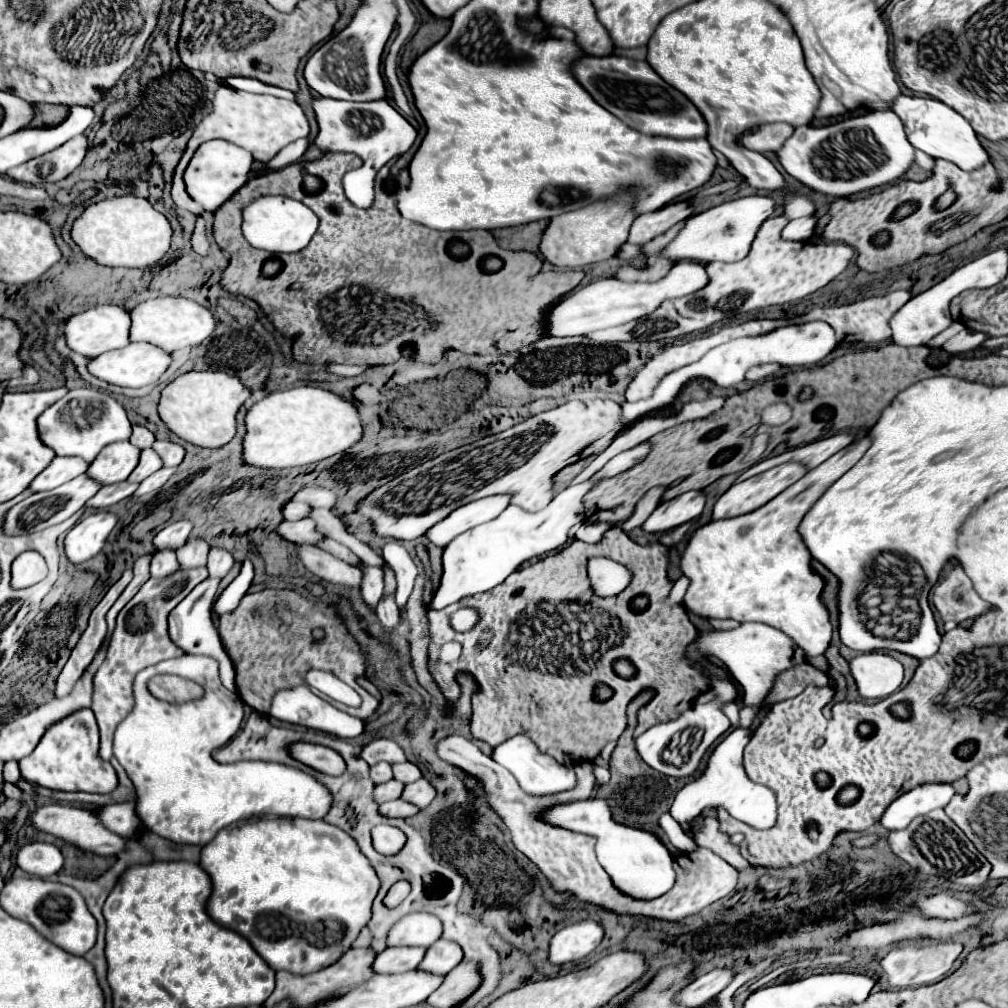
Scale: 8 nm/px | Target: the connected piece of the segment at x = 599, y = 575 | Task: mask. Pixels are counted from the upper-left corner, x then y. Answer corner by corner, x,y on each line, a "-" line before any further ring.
590,560
590,580
598,596
614,596
630,582
630,572
614,560

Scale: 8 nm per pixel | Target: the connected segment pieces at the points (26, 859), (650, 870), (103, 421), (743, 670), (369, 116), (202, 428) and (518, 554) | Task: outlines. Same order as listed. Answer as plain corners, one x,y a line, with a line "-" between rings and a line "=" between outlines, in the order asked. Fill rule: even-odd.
34,842
34,844
20,848
20,852
16,856
16,864
32,876
48,878
62,868
64,856
62,856
60,848
54,844
=
588,798
582,802
556,806
554,810
548,810
544,818
550,824
594,836
598,840
596,854
598,854
602,868
612,878
614,886
618,886
624,894
630,894
632,898
658,898
666,890
670,890
670,886
674,884
676,874
672,868
672,854
668,852
664,842
652,832
618,824
612,818
610,806
606,800
=
78,388
70,390
62,400
44,410
38,418
38,432
42,434
42,442
58,452
58,456
80,456
92,462
104,446
118,440
128,440
132,434
132,424
126,410
110,394
98,388
=
740,624
738,628
728,631
700,632
698,640
688,648
688,656
692,662
709,661
709,657
716,657
730,670
730,674
746,686
744,690
744,704
746,706
762,706
764,696
768,694
774,676
792,668
802,662
802,650
792,642
790,636
782,634
780,630
766,626
766,624
=
316,98
312,102
318,122
318,134
314,138
314,146
320,152
344,152
358,154
366,166
374,172
382,168
394,156
402,156
416,140
416,130
386,102
344,102
332,98
-
350,118
354,122
350,124
-
358,124
358,128
356,128
=
188,372
162,390
158,412
178,438
202,448
220,448
234,438
236,414
250,394
250,388
238,376
226,372
=
508,506
496,520
476,526
454,538
444,548
442,584
428,608
440,610
462,598
488,592
502,584
510,574
514,574
524,560
536,558
540,548
544,550
544,534
530,526
530,518
534,518
534,514
522,510
520,506

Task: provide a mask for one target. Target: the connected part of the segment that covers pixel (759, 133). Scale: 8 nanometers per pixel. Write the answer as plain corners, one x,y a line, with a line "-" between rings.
764,124
756,130
746,132
740,140
754,152
776,152
794,134
792,124

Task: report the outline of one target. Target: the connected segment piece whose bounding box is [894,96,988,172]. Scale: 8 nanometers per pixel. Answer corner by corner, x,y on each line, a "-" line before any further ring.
902,96
898,98
898,102
894,102
894,112
902,118
902,122
906,122
906,134
916,150
922,150
934,158
950,160
966,172
972,172
988,162
988,154
980,146
970,122
950,106
932,98

